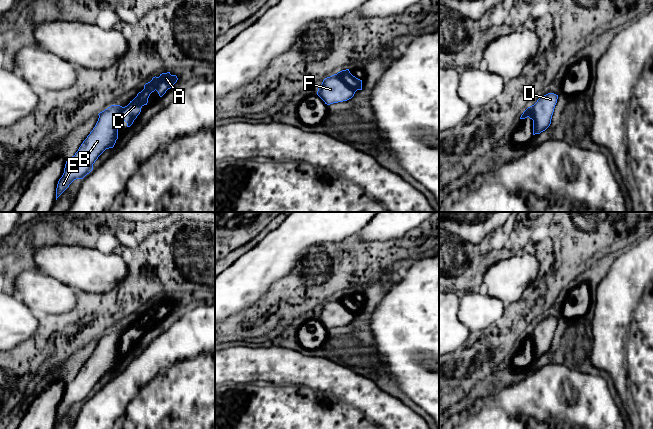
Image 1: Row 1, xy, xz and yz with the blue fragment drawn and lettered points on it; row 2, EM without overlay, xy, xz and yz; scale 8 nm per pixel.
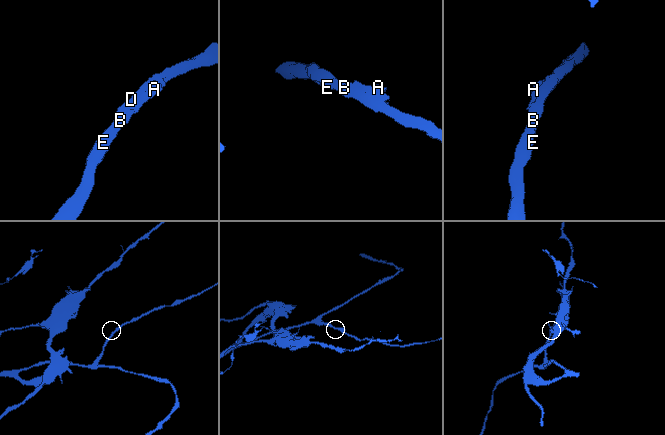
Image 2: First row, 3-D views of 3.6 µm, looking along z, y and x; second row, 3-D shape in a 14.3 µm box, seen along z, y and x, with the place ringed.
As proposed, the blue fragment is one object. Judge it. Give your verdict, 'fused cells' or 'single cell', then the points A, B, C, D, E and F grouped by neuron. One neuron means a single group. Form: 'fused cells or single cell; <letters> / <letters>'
fused cells; A C / B D E F

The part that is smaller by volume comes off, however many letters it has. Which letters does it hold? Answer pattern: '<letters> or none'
A, C

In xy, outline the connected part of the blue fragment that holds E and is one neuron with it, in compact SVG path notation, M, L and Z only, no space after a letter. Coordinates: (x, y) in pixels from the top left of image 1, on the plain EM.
M111 329L98 338L99 342L93 354L75 379L66 385L64 397L57 408L56 424L74 404L83 403L93 394L93 388L106 373L114 371L118 363L122 332L120 329Z

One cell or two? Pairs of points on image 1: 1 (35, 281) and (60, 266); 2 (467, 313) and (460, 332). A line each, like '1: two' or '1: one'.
1: two
2: two

